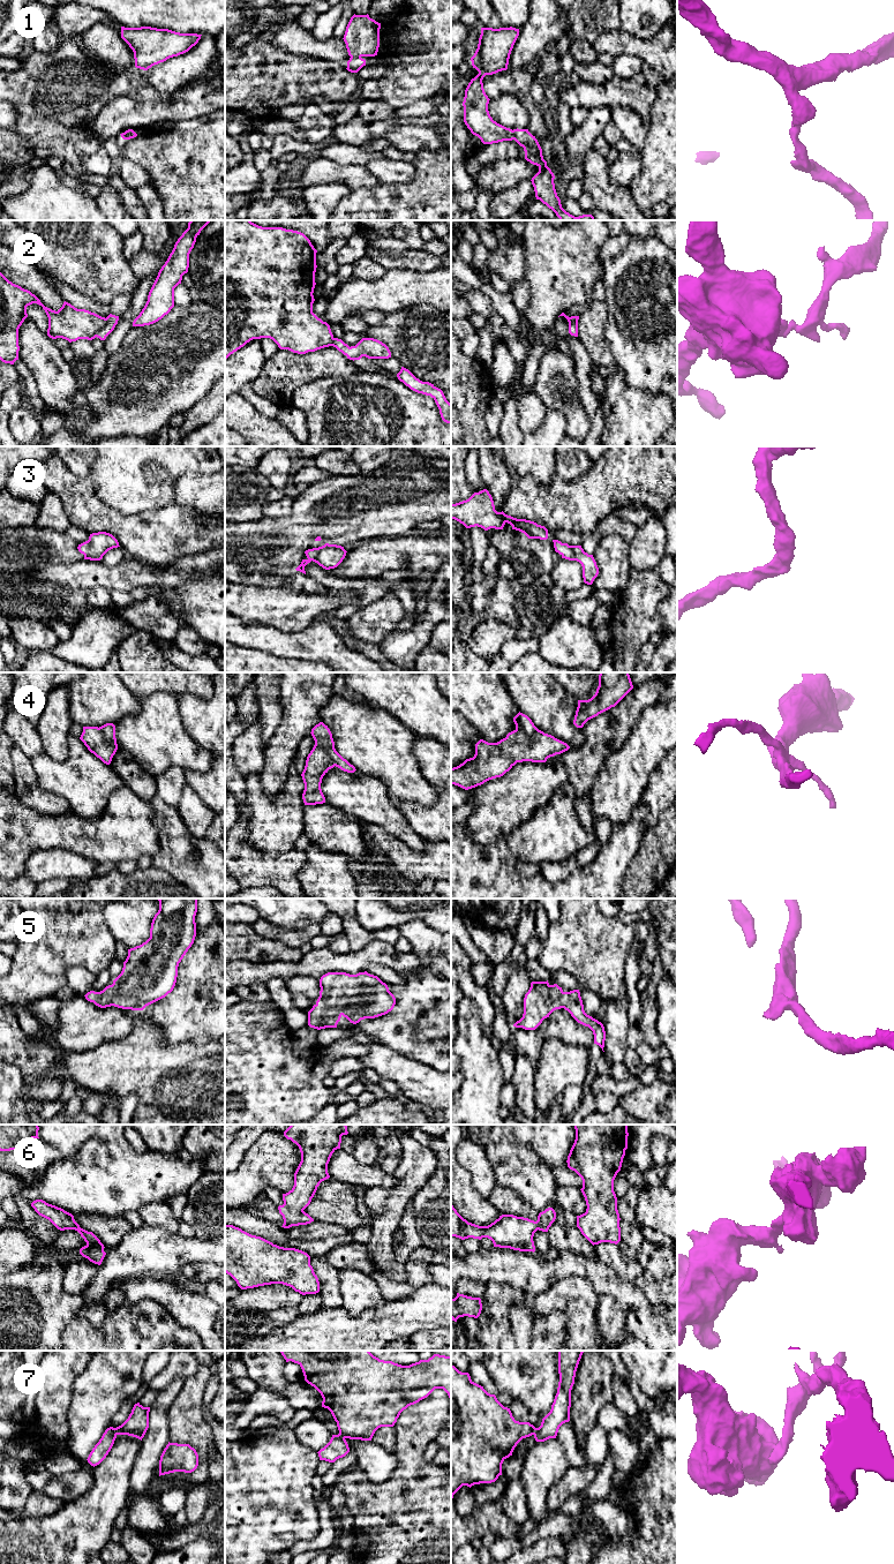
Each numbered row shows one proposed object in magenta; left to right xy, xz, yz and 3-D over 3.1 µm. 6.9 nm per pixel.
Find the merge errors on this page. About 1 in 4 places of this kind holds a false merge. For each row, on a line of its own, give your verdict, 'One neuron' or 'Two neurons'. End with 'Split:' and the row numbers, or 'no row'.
1: One neuron
2: Two neurons
3: One neuron
4: Two neurons
5: One neuron
6: One neuron
7: Two neurons
Split: 2, 4, 7

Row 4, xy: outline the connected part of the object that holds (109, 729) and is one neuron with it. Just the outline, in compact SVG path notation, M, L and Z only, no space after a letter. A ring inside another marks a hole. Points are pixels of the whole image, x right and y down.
M106 723L99 728L103 731L106 742L118 750L115 725L113 723Z

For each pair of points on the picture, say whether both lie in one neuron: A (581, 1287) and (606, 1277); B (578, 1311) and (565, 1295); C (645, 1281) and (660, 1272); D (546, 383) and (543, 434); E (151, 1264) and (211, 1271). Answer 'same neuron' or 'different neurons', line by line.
A: different neurons
B: same neuron
C: different neurons
D: different neurons
E: different neurons

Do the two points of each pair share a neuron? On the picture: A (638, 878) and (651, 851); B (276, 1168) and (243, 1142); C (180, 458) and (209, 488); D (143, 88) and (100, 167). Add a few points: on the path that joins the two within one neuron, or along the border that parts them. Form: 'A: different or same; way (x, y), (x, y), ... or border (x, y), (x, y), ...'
A: same; way (645, 871), (651, 865), (651, 858)
B: different; border (258, 1136), (246, 1151), (237, 1168)
C: different; border (212, 472), (187, 472), (177, 480), (172, 489)
D: different; border (102, 144), (94, 152), (84, 155), (80, 164)

